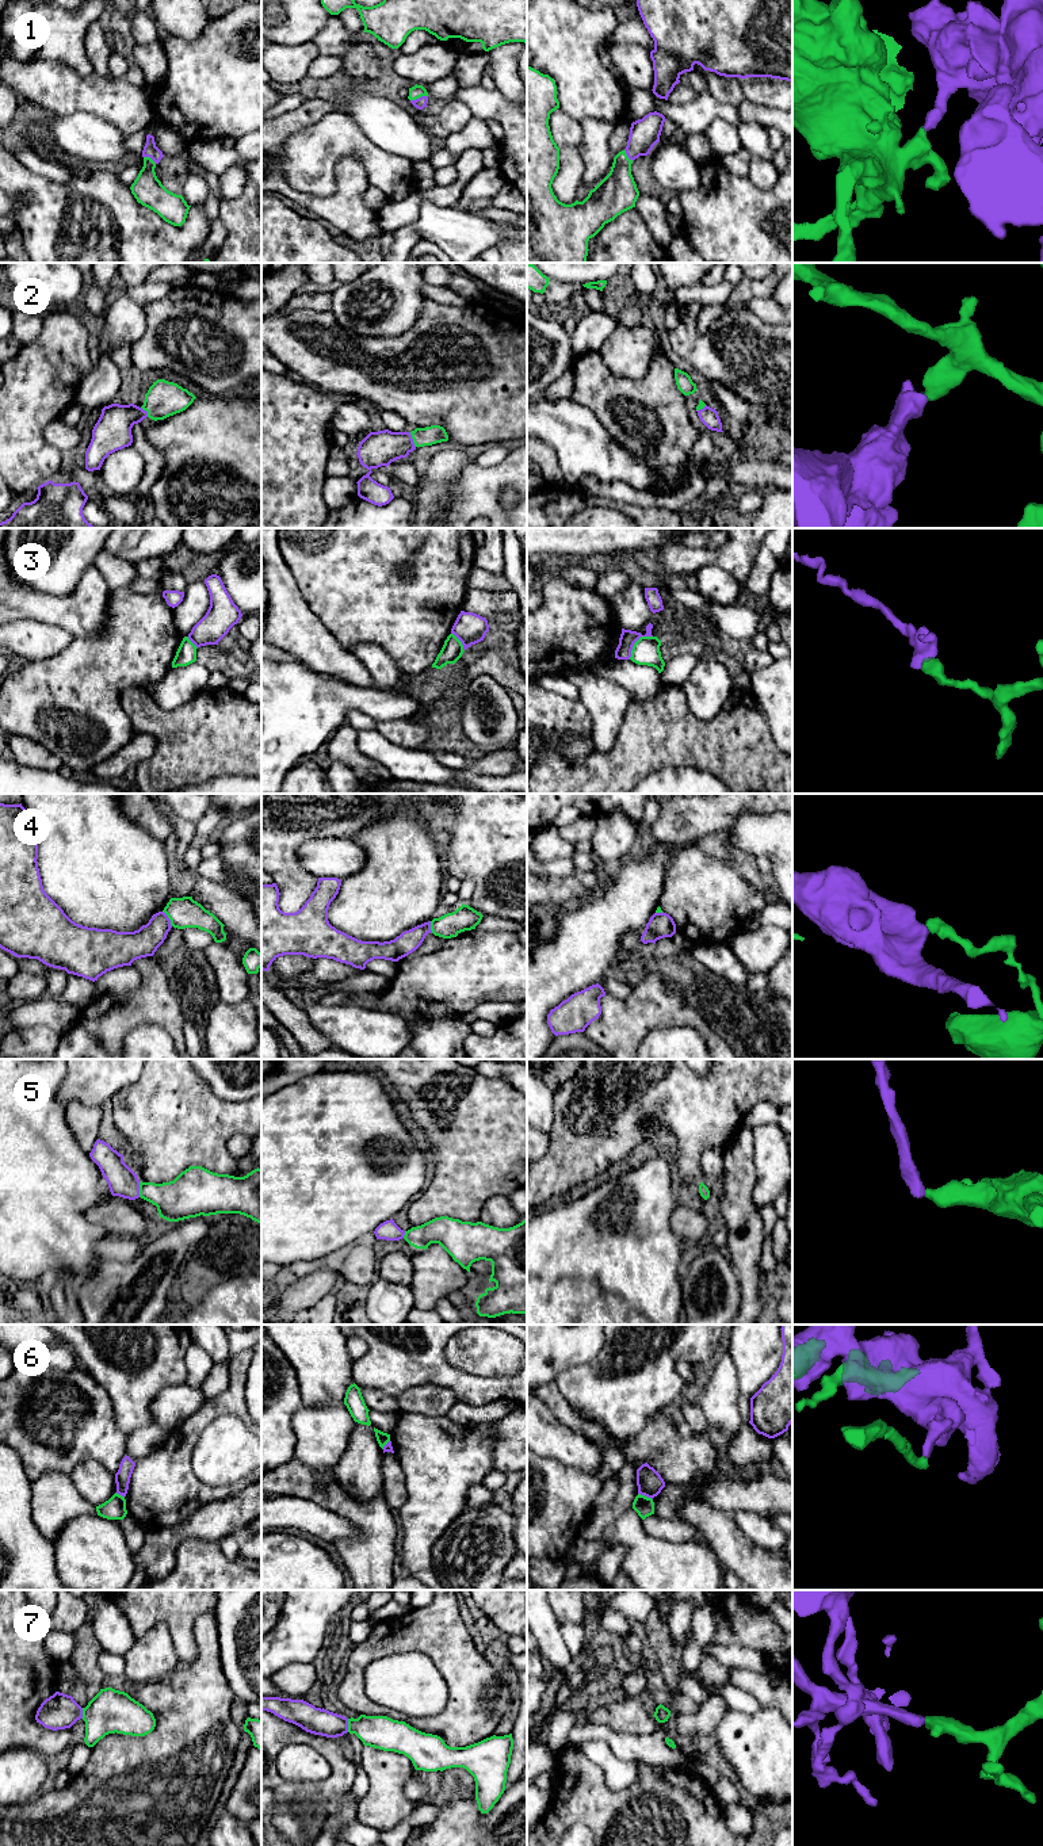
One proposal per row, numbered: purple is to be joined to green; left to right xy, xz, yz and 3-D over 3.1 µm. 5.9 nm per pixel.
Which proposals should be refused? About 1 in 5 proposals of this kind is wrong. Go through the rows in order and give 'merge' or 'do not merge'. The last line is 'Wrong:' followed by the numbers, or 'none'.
1: merge
2: merge
3: do not merge
4: do not merge
5: merge
6: do not merge
7: merge
Wrong: 3, 4, 6

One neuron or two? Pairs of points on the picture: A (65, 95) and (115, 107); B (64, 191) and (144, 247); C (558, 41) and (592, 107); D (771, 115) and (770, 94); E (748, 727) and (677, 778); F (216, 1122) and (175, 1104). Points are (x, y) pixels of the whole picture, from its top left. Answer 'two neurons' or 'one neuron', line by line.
A: one neuron
B: one neuron
C: one neuron
D: two neurons
E: two neurons
F: one neuron

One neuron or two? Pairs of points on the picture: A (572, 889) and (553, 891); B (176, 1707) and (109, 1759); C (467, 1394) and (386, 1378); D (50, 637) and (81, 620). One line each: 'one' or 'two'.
A: one
B: one
C: one
D: two

